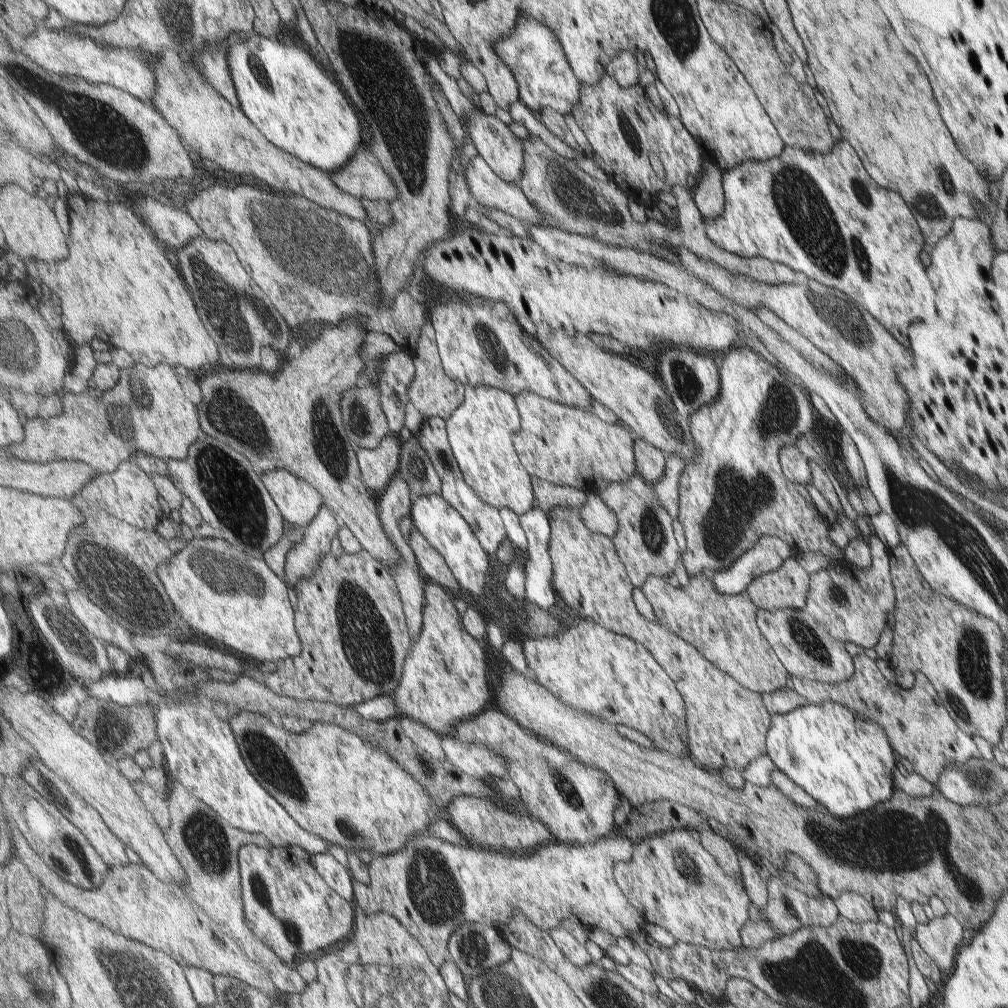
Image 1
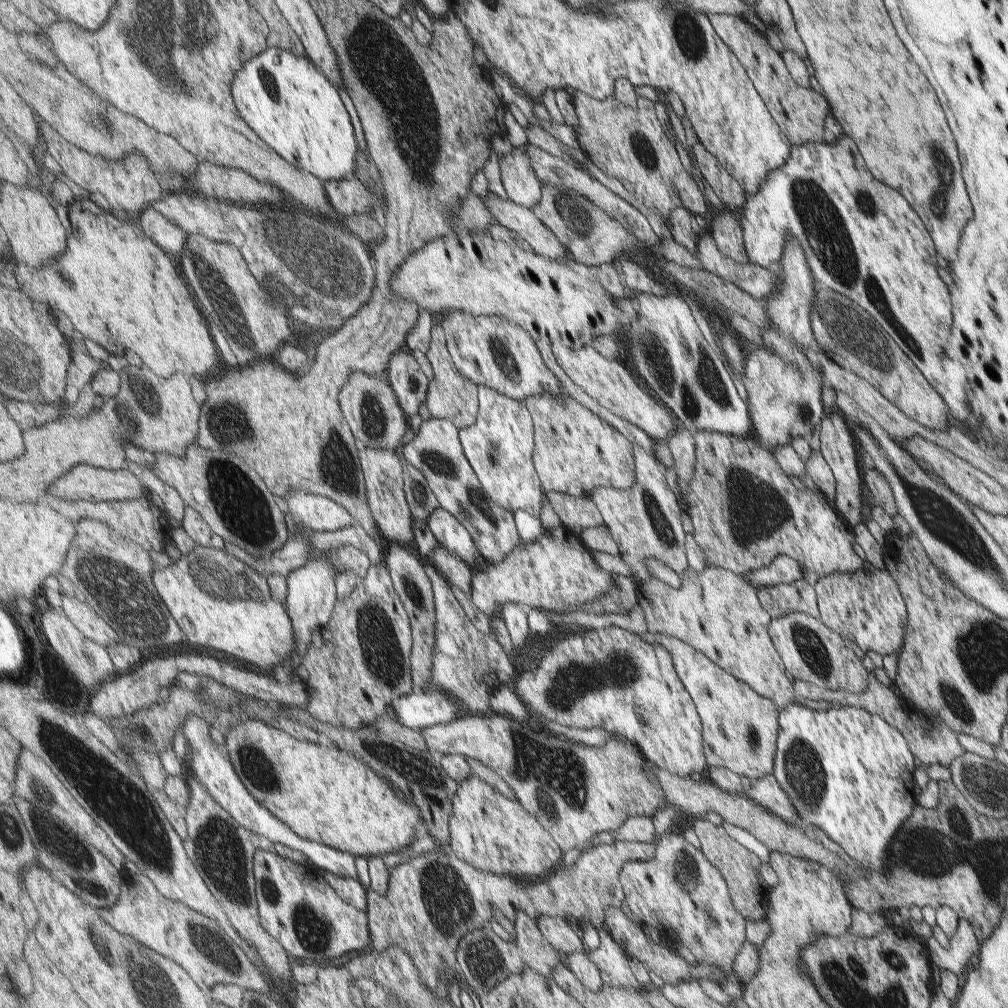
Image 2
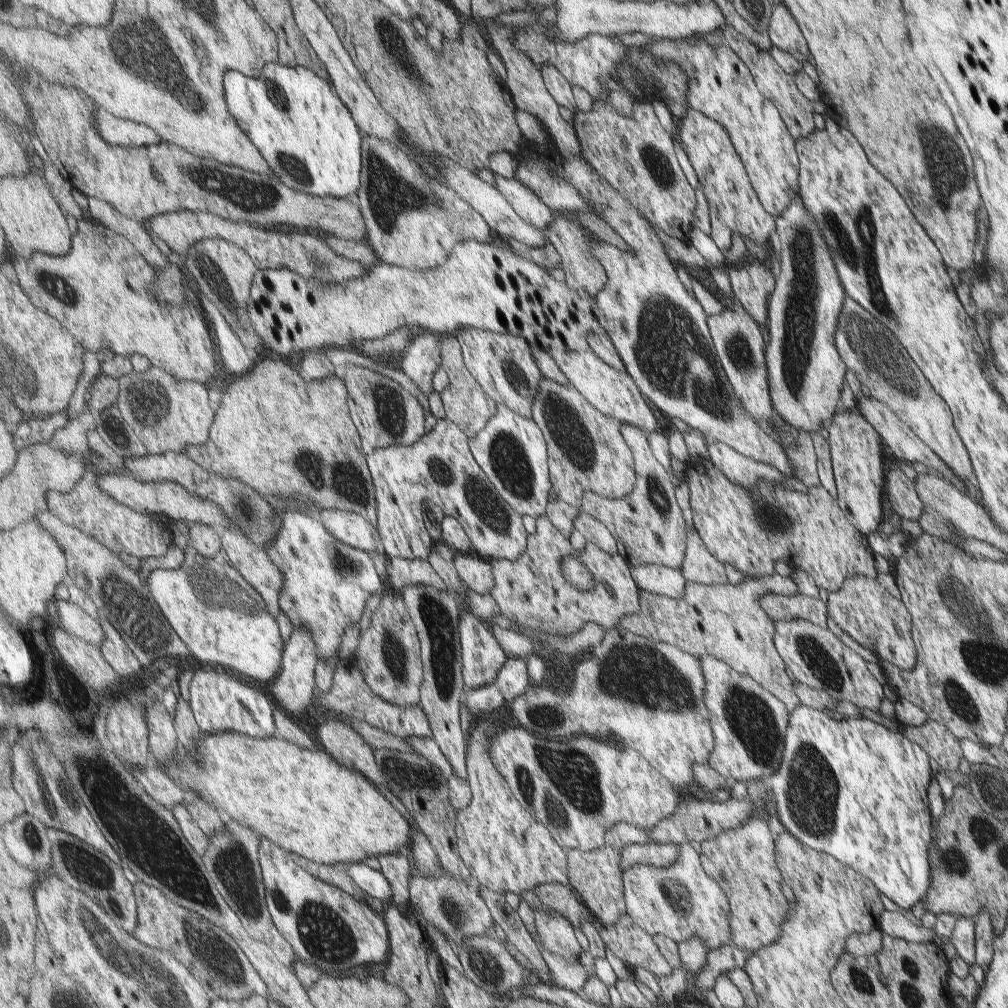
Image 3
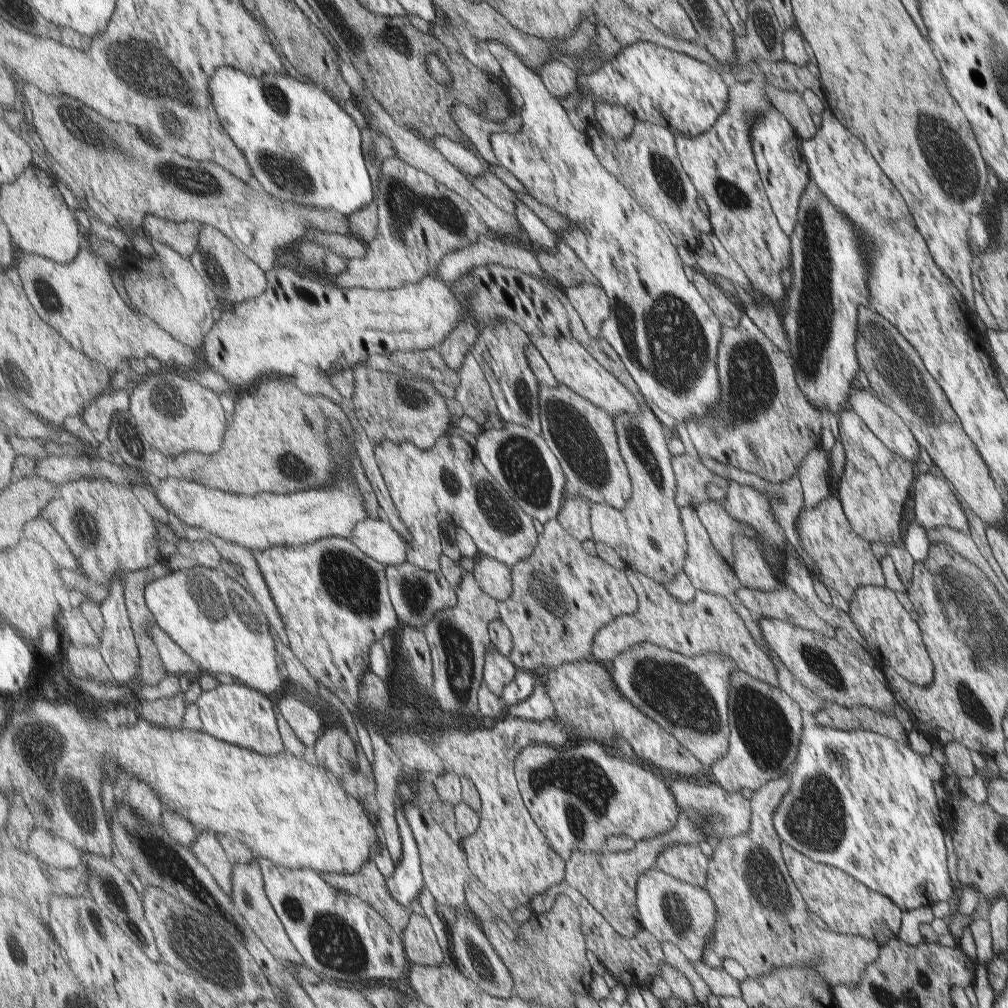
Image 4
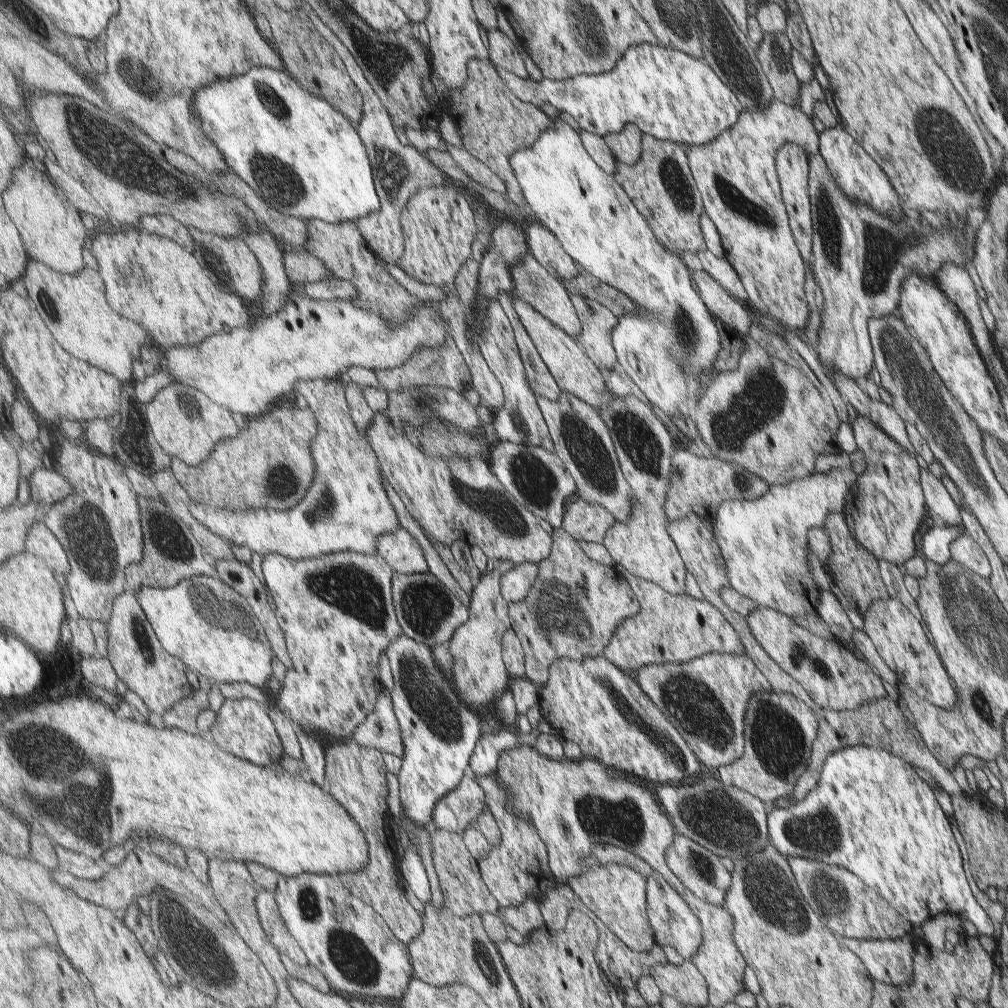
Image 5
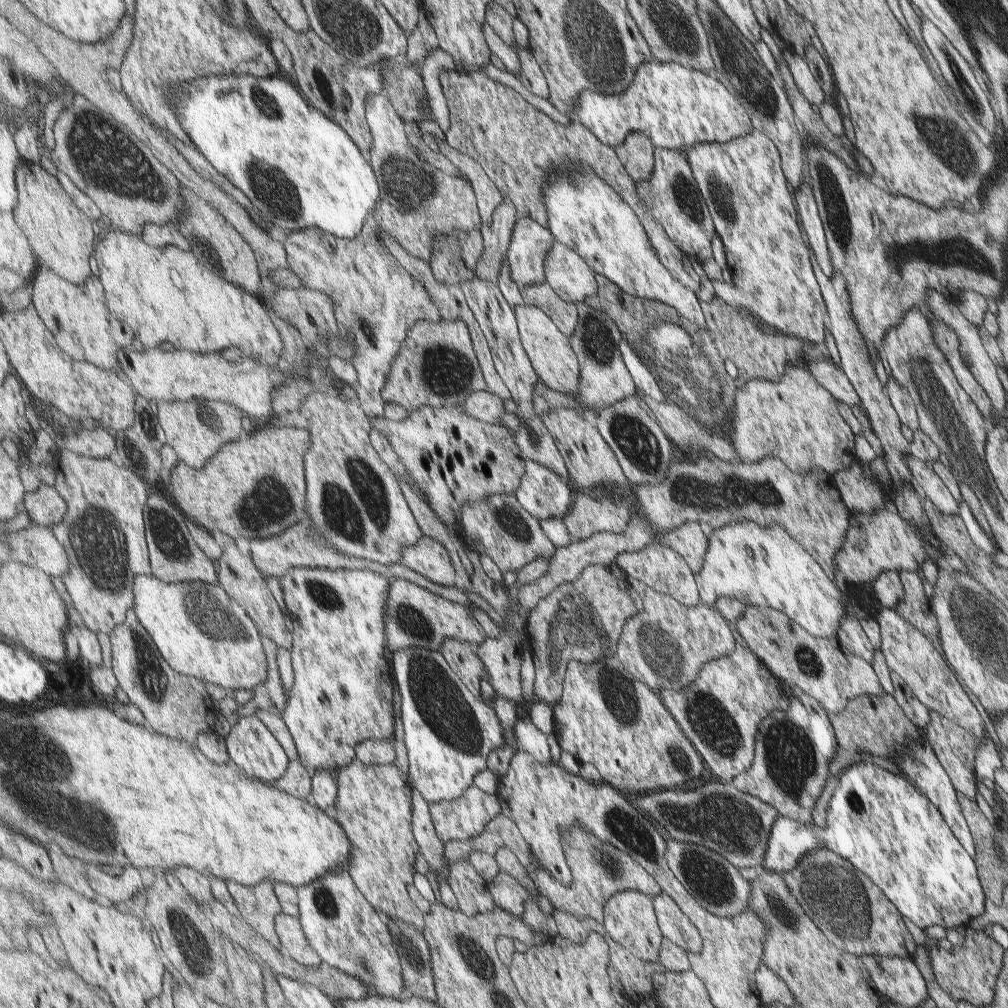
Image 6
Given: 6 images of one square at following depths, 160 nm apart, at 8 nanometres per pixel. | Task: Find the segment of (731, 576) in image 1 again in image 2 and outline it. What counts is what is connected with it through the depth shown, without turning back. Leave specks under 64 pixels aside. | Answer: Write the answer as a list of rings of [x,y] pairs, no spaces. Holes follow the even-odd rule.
[[[777,554],[771,560],[769,566],[759,566],[752,570],[747,570],[745,574],[741,574],[741,578],[758,589],[790,584],[795,582],[795,580],[803,579],[802,569],[799,564],[789,558],[789,556],[785,556],[785,554]]]

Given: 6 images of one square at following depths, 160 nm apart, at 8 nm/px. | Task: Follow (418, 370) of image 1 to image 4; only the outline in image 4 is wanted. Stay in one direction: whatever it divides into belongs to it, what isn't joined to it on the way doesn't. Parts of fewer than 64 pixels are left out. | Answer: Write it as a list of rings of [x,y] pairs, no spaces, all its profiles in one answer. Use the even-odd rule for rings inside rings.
[[[472,353],[465,356],[459,376],[461,384],[455,391],[455,399],[461,404],[465,416],[473,418],[482,431],[504,427],[506,421],[503,420],[491,394],[487,376]]]

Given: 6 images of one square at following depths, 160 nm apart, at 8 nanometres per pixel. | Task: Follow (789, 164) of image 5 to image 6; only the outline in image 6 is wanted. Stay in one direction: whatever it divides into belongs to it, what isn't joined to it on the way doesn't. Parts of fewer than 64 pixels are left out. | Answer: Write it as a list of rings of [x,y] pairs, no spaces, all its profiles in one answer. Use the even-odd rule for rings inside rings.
[[[807,180],[800,185],[797,191],[794,190],[794,195],[797,201],[797,210],[801,217],[801,228],[805,230],[809,246],[812,246],[813,249],[814,264],[818,264],[818,267],[830,278],[833,276],[834,268],[830,263],[821,219]]]

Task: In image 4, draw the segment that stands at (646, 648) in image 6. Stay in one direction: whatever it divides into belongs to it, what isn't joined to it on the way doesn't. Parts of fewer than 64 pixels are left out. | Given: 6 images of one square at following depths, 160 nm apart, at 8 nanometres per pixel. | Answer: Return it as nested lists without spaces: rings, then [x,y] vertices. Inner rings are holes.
[[[624,566],[623,570],[627,582],[636,594],[637,610],[633,614],[619,616],[595,634],[593,658],[609,665],[617,658],[617,654],[623,652],[623,648],[629,649],[640,645],[641,642],[649,642],[686,657],[705,653],[721,654],[729,658],[733,666],[737,666],[737,671],[743,671],[772,687],[780,685],[778,671],[775,670],[775,663],[771,660],[769,651],[761,650],[753,642],[743,620],[737,616],[737,612],[731,608],[725,597],[695,589],[695,594],[689,602],[677,602],[661,583],[627,566]]]

